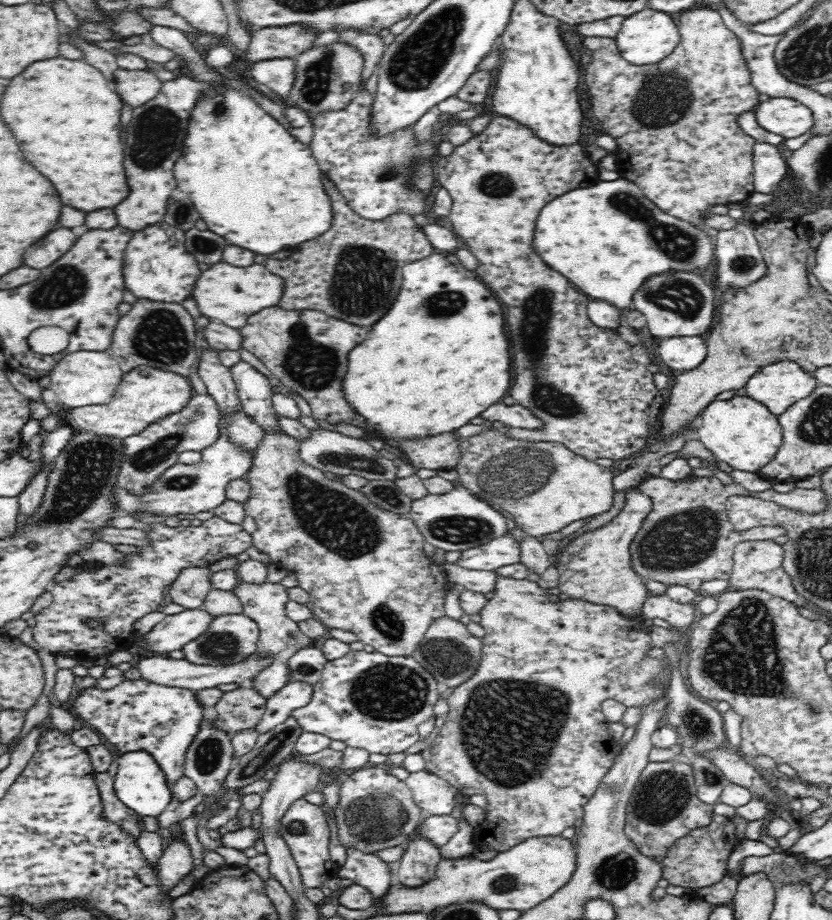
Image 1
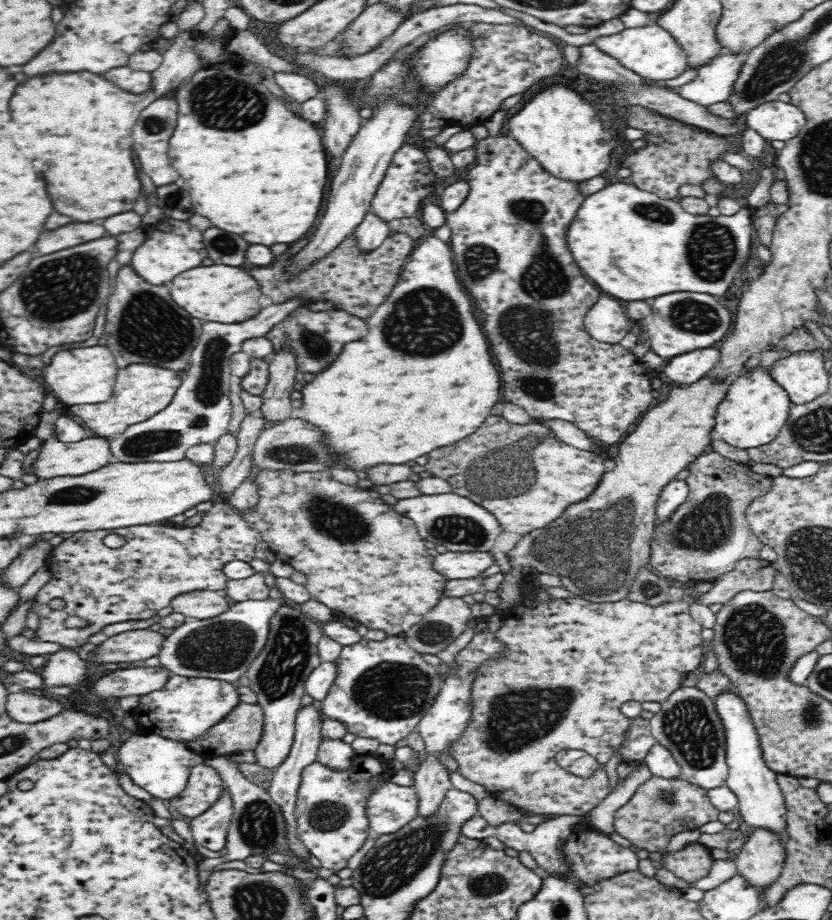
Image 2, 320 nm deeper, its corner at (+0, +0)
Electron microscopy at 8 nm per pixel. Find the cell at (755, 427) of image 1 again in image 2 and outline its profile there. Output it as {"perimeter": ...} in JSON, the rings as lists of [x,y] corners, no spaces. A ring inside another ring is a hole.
{"perimeter":[[[759,364],[749,370],[744,369],[729,380],[726,396],[718,405],[713,436],[742,449],[768,444],[788,421],[792,405],[789,394],[772,378],[770,366]]]}

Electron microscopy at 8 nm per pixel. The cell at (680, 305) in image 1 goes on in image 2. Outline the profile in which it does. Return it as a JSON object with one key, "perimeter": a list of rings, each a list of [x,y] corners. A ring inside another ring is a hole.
{"perimeter":[[[695,292],[662,294],[648,300],[652,313],[639,322],[642,336],[650,341],[651,350],[664,362],[693,350],[709,349],[720,344],[730,330],[730,315],[715,296]]]}

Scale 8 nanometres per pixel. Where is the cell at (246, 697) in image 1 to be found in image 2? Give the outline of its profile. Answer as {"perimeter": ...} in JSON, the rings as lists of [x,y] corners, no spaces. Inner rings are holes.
{"perimeter":[[[240,703],[222,722],[190,741],[188,747],[205,760],[254,752],[264,730],[264,711],[259,703]]]}

